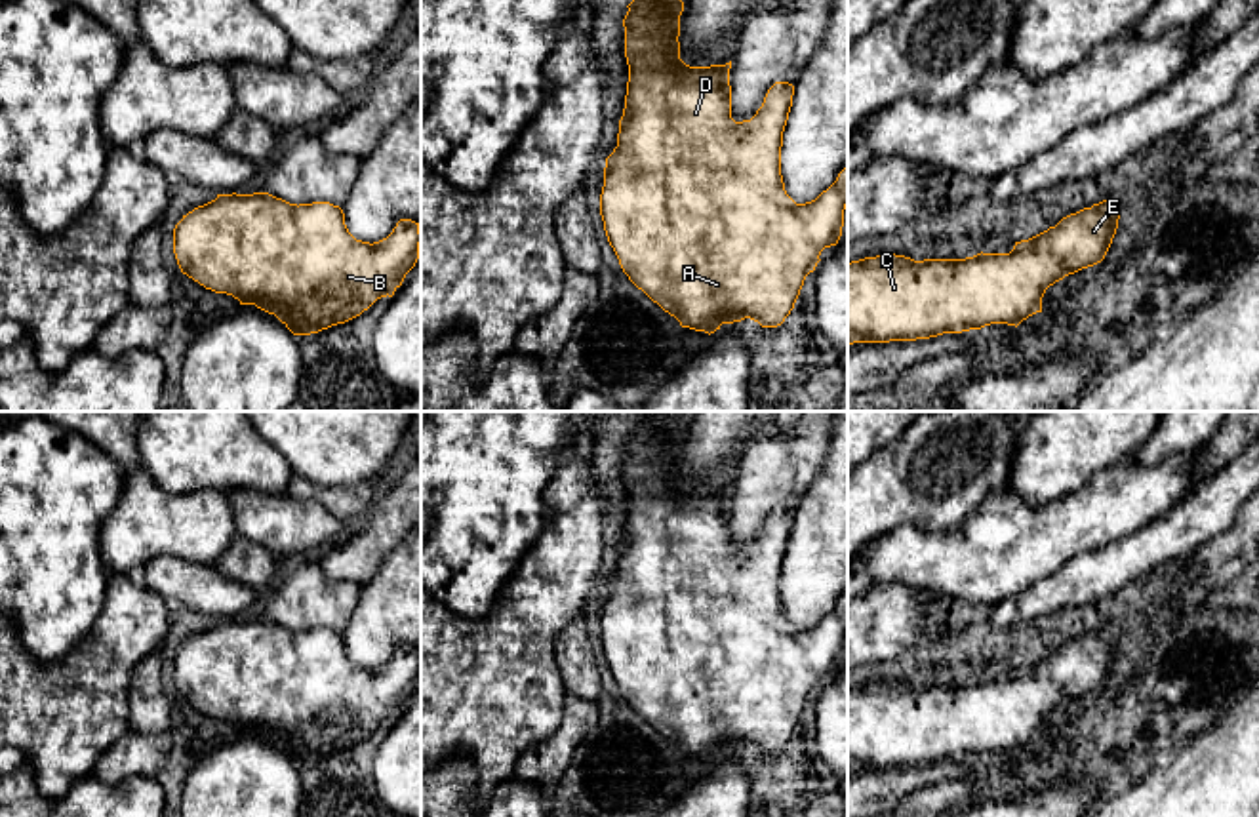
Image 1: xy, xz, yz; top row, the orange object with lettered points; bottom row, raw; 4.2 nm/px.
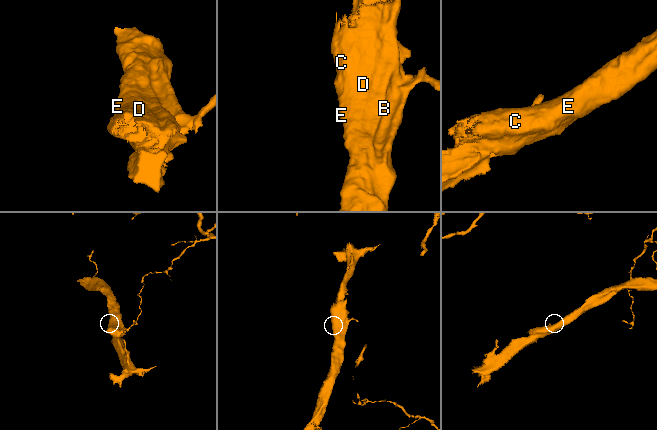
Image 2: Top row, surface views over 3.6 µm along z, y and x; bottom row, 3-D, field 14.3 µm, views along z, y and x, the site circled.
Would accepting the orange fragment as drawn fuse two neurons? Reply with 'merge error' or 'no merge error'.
no merge error

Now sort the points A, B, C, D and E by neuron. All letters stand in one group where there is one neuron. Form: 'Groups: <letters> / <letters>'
Groups: A B C D E

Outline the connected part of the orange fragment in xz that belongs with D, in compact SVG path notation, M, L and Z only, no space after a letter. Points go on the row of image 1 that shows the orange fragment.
M632 0L623 19L629 82L617 147L606 158L600 215L623 272L682 328L714 333L722 324L750 318L777 328L794 309L804 280L825 248L842 236L848 206L848 166L815 200L796 204L781 175L783 131L794 86L775 82L750 120L731 118L731 86L726 65L689 67L680 59L682 0Z

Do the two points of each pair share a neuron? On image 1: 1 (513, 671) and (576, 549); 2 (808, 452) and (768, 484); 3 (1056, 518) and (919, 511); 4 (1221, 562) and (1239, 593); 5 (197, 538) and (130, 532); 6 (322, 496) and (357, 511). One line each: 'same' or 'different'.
1: same
2: same
3: different
4: different
5: same
6: same

